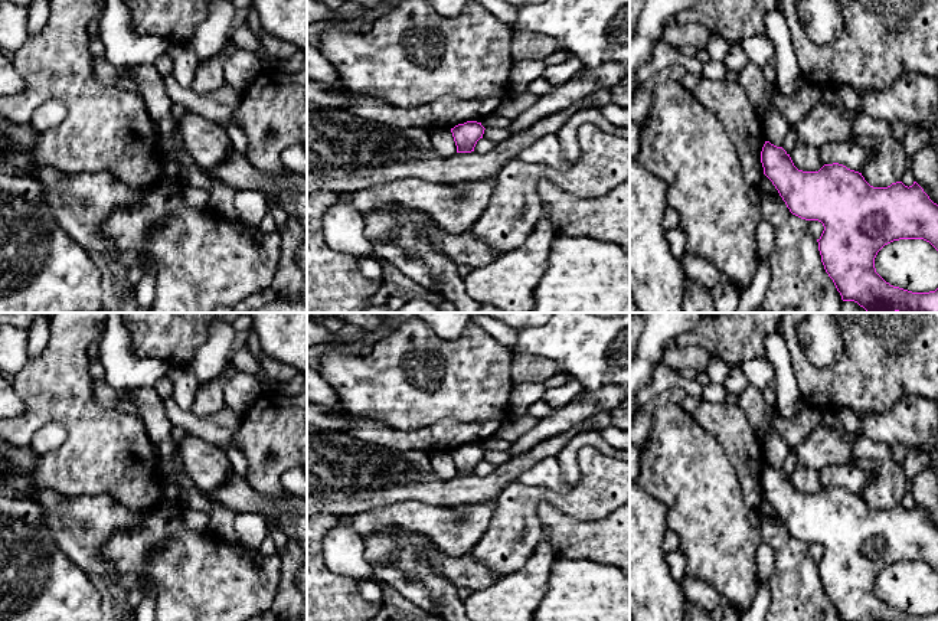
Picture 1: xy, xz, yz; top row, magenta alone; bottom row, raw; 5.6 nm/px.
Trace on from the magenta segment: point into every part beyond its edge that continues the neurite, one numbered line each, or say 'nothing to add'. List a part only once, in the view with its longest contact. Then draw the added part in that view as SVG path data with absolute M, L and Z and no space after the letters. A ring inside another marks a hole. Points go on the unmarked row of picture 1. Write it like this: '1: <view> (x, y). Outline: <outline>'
nothing to add

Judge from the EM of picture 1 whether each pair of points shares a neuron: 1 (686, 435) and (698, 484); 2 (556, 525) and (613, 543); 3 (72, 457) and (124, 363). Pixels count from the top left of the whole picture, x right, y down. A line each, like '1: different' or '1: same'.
1: same
2: same
3: different

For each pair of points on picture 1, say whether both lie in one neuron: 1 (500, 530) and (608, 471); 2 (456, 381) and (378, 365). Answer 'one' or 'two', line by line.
1: one
2: one

